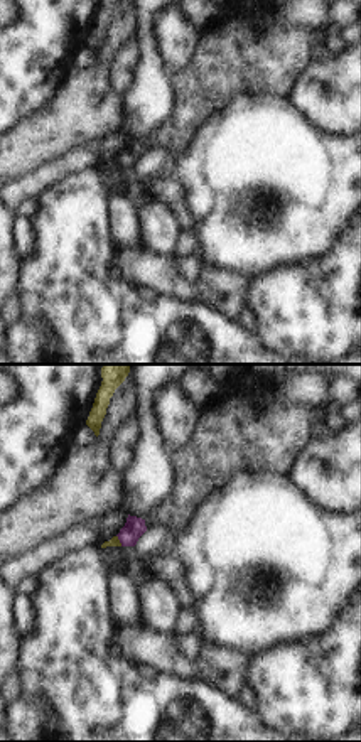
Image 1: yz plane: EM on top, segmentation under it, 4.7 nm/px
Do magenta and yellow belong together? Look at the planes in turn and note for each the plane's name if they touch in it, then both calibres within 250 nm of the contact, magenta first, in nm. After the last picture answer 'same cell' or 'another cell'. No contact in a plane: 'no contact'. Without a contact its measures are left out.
contact in yz; calibres 100 and 50 nm

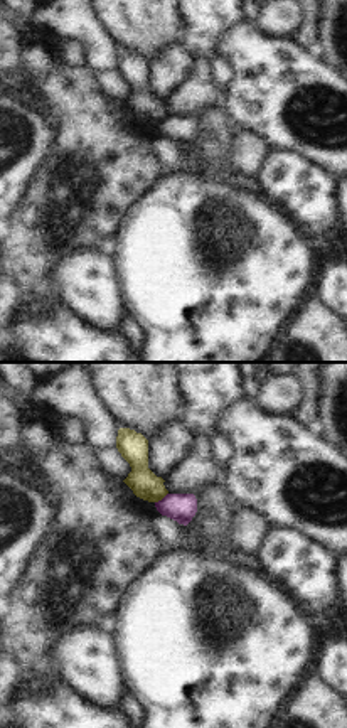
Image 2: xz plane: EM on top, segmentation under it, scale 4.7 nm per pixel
contact in xz; calibres 140 and 140 nm

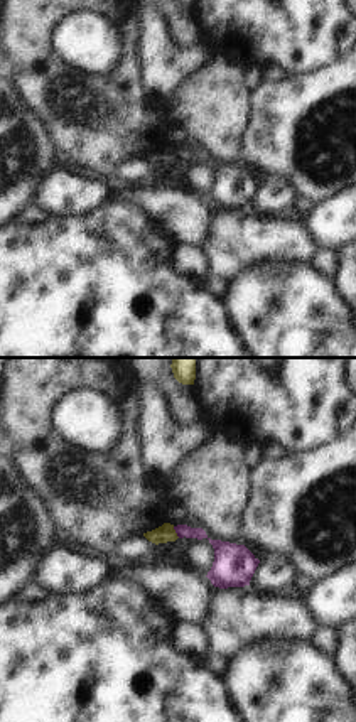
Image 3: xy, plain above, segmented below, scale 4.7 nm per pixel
contact in xy; calibres 100 and 90 nm

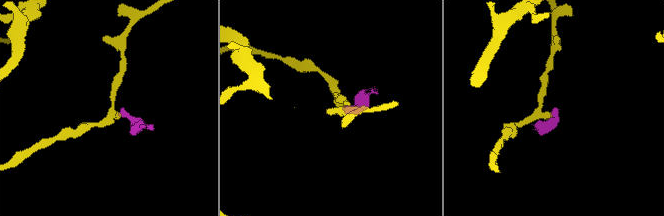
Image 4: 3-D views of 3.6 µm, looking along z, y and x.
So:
another cell

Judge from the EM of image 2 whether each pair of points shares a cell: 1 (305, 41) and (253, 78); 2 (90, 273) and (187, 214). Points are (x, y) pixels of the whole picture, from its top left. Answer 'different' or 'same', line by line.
1: different
2: different

